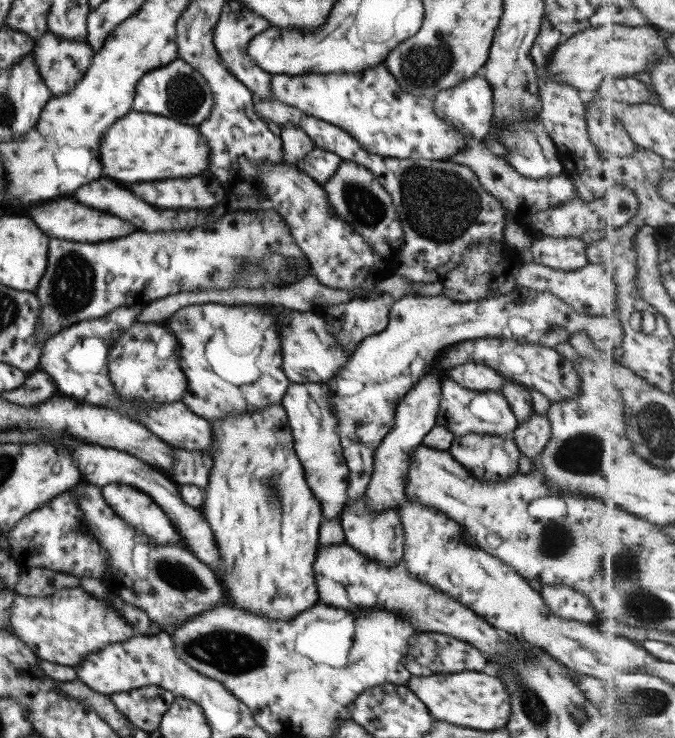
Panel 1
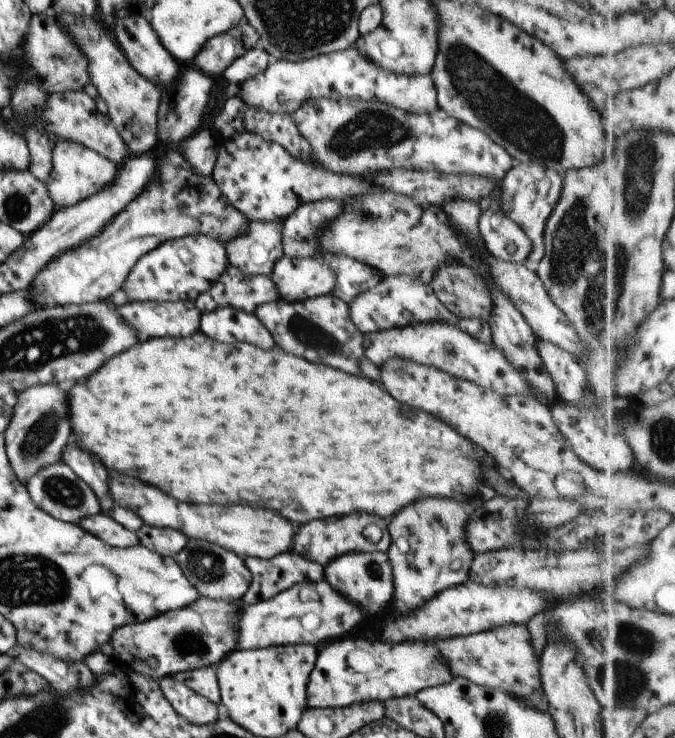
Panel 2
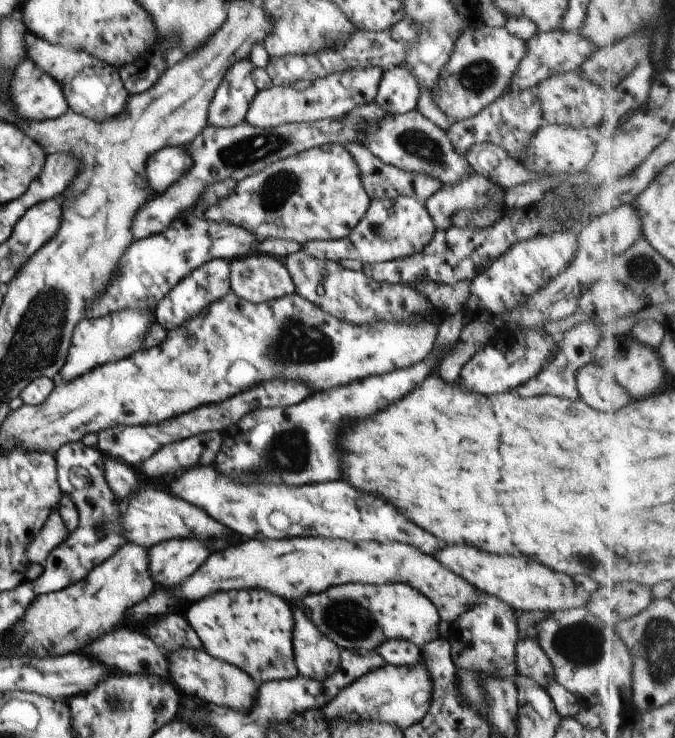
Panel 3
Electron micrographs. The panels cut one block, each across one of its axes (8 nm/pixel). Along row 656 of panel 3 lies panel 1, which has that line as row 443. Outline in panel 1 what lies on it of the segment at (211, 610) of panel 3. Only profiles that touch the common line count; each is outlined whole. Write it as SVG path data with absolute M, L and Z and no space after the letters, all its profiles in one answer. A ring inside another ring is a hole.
M281 403L272 404L268 408L258 410L254 413L241 412L240 414L229 414L225 418L218 420L208 420L213 428L215 439L213 440L213 452L210 454L213 458L213 467L210 478L205 488L205 500L200 507L204 514L204 519L210 525L216 546L221 556L220 571L216 572L219 581L228 595L228 605L230 607L252 613L258 617L266 617L270 621L290 621L298 614L314 607L319 603L318 590L315 583L313 564L316 551L318 550L318 534L321 529L321 521L324 519L320 501L314 496L308 486L305 470L298 455L294 450L293 434L291 426Z

